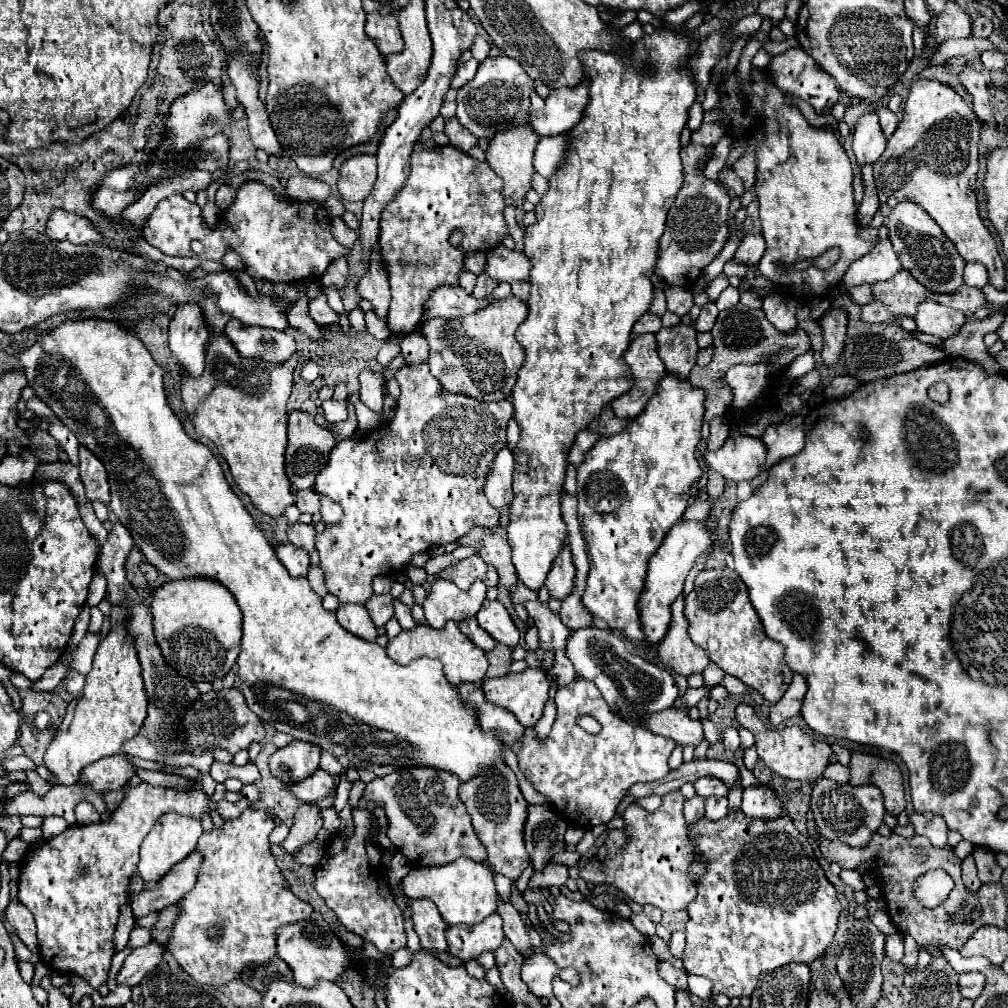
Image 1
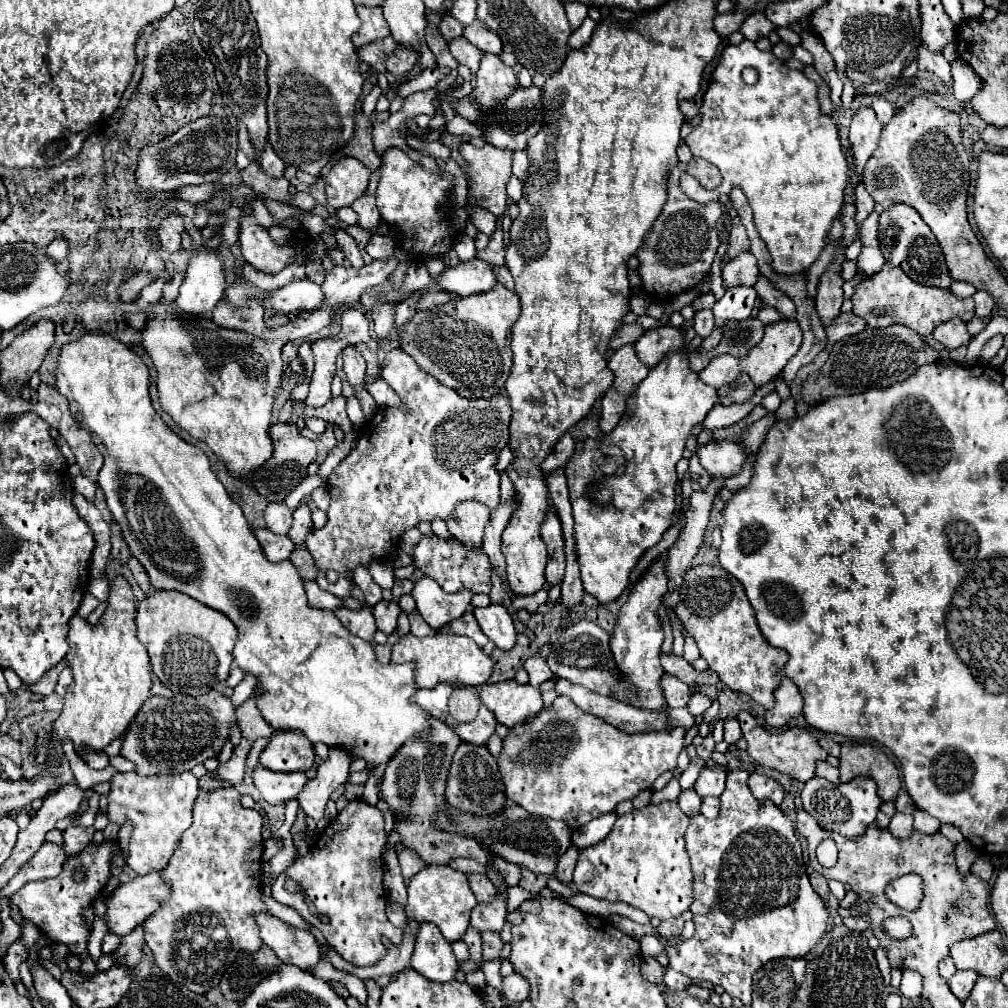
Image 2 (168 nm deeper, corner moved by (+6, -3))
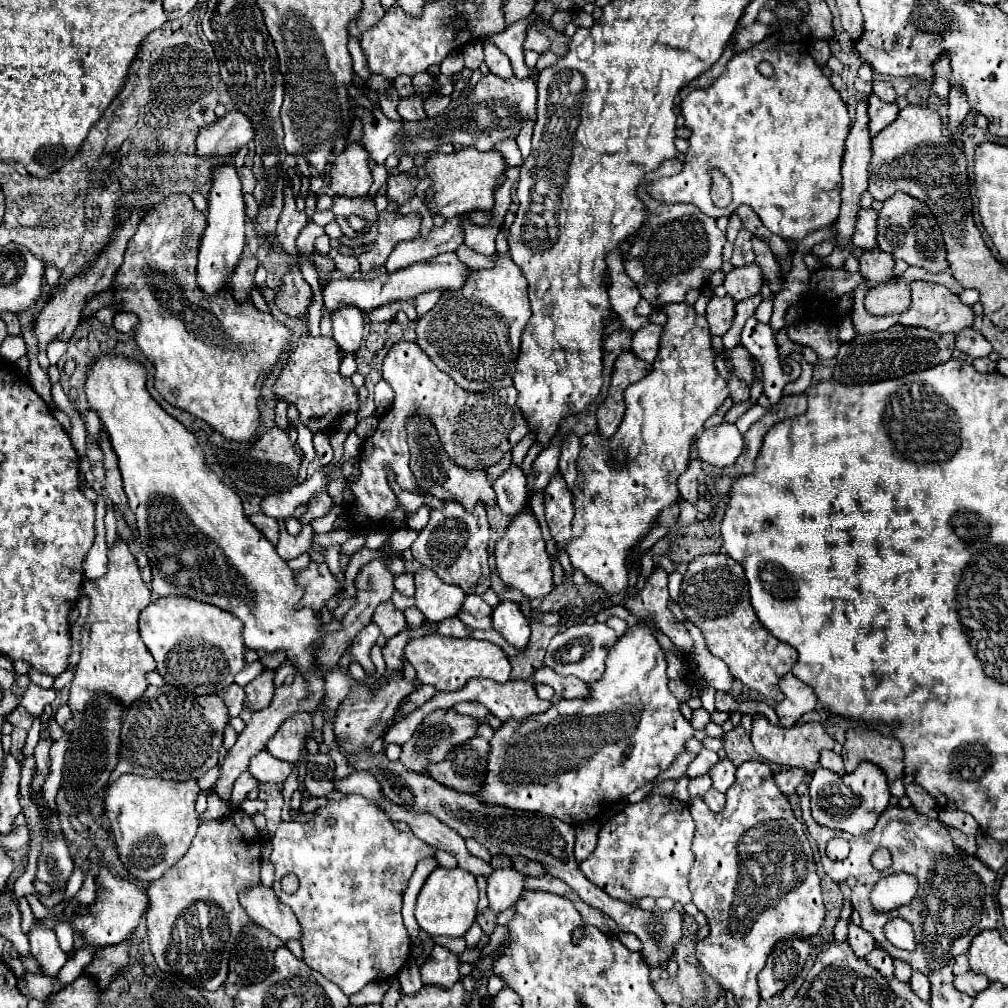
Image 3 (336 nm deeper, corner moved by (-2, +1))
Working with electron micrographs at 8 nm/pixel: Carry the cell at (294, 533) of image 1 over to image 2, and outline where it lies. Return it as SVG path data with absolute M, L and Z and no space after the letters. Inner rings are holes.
M269 502L265 508L265 524L271 532L275 534L287 534L293 522L293 512L289 510L289 506L285 502Z

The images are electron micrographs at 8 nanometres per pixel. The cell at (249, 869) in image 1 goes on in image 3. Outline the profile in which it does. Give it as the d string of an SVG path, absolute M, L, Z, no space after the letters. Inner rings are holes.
M235 808L221 820L201 822L187 854L171 870L167 870L163 878L149 884L149 910L145 914L149 948L163 972L181 976L185 982L191 982L191 986L201 990L217 990L227 980L227 964L233 940L245 928L245 924L251 922L239 904L239 892L251 886L259 886L261 844L263 838L253 824L253 816L243 808Z

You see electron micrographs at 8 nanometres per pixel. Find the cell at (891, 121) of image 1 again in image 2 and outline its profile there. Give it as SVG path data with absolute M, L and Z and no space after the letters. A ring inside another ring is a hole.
M875 98L873 100L873 110L875 110L875 114L877 114L877 118L879 118L879 122L889 122L889 118L895 114L895 108L893 108L893 104L889 102L889 100L885 100L885 98Z

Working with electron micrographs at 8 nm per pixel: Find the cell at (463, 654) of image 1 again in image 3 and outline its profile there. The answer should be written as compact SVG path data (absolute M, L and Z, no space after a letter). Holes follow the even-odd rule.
M429 634L411 640L405 646L405 658L415 666L417 680L421 684L431 684L437 690L447 690L447 692L463 688L465 682L471 678L489 678L495 682L507 682L511 672L509 660L499 646L475 638L451 638L451 636Z

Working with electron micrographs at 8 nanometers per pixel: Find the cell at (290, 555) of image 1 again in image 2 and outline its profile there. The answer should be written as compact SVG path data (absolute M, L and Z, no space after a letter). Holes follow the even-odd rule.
M257 528L253 530L253 534L257 536L265 556L271 560L271 562L281 562L281 560L287 560L289 554L295 550L295 544L289 540L289 536L279 536L279 534L273 534L271 530L267 528Z

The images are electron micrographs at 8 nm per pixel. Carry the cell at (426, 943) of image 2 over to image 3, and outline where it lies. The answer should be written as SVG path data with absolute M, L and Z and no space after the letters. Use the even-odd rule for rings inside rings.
M435 944L431 954L421 966L421 980L423 984L439 984L443 988L453 986L457 980L461 980L459 974L459 956L447 950L445 946Z

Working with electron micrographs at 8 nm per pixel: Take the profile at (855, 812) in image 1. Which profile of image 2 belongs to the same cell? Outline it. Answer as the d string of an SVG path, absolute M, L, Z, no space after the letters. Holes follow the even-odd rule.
M813 776L803 786L801 798L803 798L803 808L817 820L817 824L821 828L825 828L829 832L837 832L847 838L855 838L859 834L863 834L863 830L871 822L875 822L875 816L881 806L881 798L877 794L877 784L867 776L853 778L847 784L831 784L819 776Z

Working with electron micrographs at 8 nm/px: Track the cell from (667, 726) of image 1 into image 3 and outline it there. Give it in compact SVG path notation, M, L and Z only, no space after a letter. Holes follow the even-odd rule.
M545 666L539 668L533 676L533 682L543 682L555 690L561 698L589 698L589 684L579 682L579 678L567 678L559 676L553 670L547 670Z

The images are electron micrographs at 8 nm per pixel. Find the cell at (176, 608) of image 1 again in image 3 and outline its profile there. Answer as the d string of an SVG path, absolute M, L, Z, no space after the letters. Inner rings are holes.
M167 596L151 602L139 616L139 632L163 680L193 694L221 694L245 666L239 618L193 598Z

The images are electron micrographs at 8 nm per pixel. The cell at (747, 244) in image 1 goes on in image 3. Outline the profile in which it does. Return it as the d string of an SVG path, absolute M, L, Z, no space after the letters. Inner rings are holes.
M753 262L753 264L747 264L747 266L733 268L733 270L725 276L723 286L725 286L727 294L729 294L733 300L737 300L737 302L759 294L761 286L763 286L763 276L761 276L759 264Z

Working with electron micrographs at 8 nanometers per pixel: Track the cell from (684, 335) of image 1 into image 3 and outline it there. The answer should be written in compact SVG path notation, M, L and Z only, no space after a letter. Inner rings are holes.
M647 324L645 328L641 328L641 330L637 330L633 334L631 352L635 352L645 362L653 362L657 358L661 334L663 334L663 326L661 324Z

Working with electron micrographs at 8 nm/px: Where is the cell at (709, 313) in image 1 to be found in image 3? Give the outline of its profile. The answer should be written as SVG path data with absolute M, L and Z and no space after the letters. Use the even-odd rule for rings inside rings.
M729 294L723 298L717 298L717 296L711 298L705 312L711 334L723 336L733 322L733 314L735 314L735 300Z

